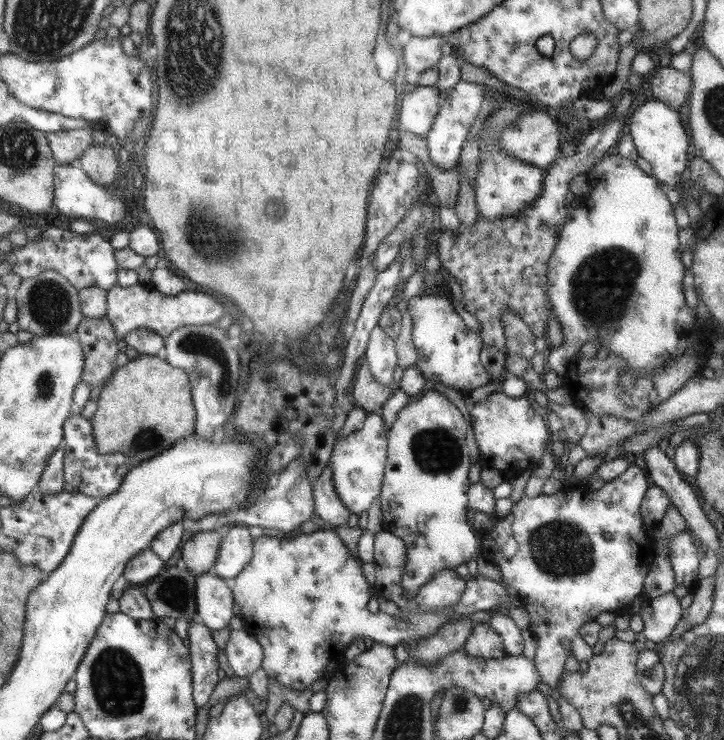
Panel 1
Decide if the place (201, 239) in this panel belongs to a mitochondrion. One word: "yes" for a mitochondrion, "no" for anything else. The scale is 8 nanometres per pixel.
yes

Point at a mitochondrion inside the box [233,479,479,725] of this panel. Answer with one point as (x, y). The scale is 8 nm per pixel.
(460, 703)

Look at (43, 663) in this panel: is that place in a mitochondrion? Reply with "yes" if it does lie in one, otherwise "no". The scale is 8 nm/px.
no

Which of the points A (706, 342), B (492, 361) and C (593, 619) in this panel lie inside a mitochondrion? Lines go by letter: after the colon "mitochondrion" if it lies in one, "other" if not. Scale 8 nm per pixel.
A: other
B: other
C: other

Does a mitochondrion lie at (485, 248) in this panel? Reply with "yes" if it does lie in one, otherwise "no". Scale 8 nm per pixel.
yes

